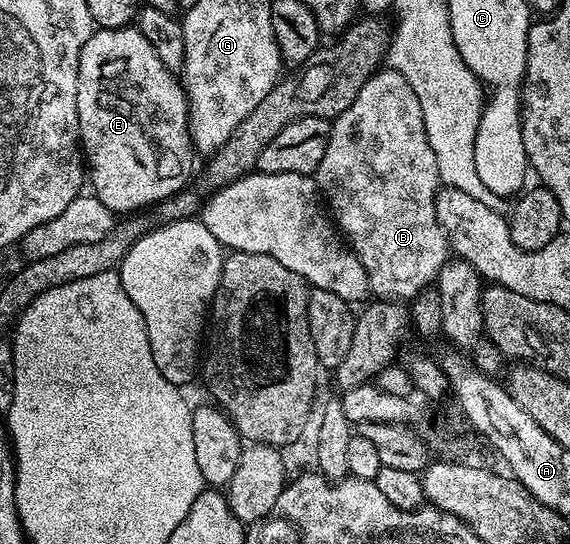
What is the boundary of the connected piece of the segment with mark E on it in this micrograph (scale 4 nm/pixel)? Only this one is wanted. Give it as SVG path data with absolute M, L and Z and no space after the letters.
M135 26L93 30L90 41L86 41L86 45L82 45L82 57L78 61L76 108L78 109L82 155L86 160L87 170L90 172L90 187L92 183L91 190L98 197L98 201L102 201L102 205L106 205L106 209L117 213L136 213L141 209L151 208L166 197L183 191L189 186L188 178L192 175L194 148L192 134L188 131L188 97L184 94L184 84L174 72L162 63L161 58L154 51L154 46L150 45L146 37Z

